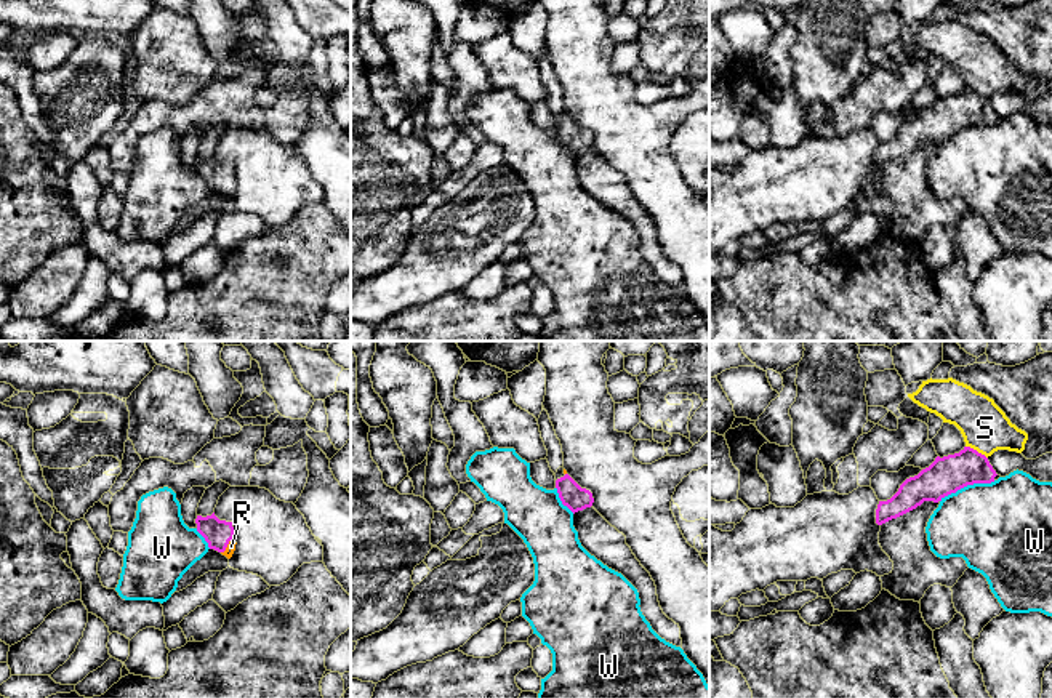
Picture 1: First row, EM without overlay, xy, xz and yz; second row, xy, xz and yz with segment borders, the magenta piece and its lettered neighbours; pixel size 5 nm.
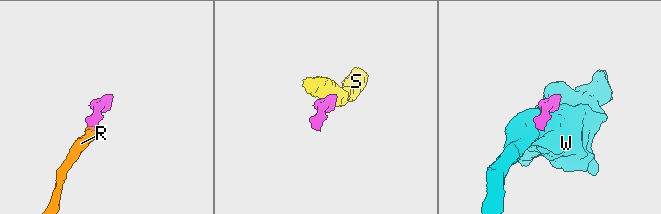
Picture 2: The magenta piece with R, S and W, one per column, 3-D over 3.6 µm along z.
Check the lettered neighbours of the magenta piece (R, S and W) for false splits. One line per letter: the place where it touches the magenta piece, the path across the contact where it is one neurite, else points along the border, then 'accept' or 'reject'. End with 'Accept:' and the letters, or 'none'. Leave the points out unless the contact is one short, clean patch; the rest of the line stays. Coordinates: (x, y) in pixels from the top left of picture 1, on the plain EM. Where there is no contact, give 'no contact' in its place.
R: contact xy (228, 184); way xy (218, 175), (228, 184), (231, 188); accept
S: contact yz (975, 92); border yz (966, 87), (987, 100); reject
W: contact yz (967, 125); reject
Accept: R

